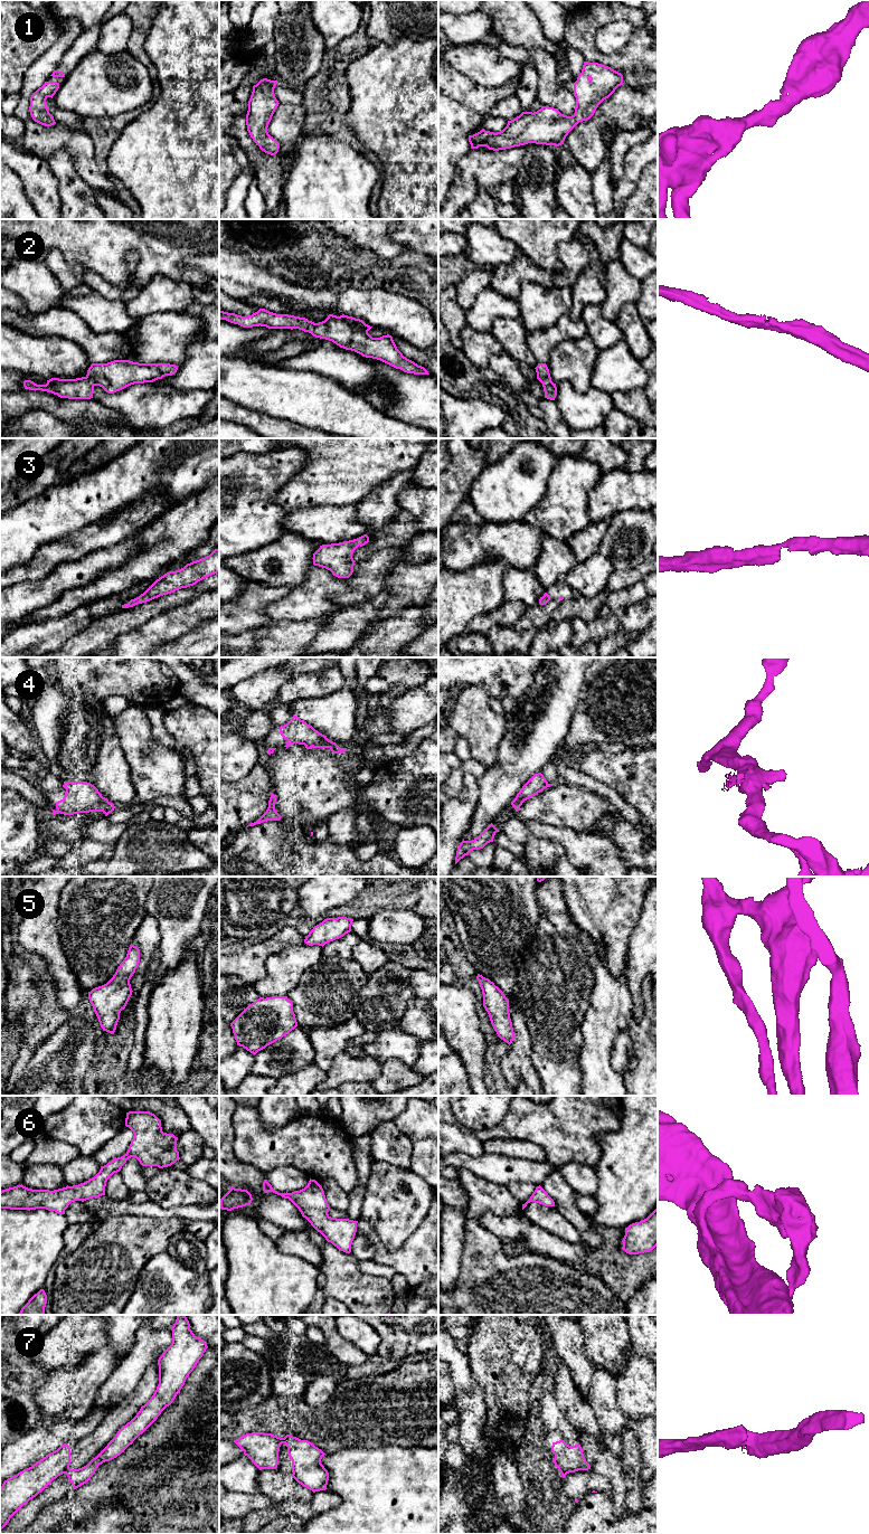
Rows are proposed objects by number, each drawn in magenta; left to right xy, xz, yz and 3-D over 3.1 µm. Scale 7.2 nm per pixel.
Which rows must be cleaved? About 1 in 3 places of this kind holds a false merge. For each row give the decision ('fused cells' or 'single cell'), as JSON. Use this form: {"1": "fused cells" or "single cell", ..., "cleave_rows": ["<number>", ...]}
{"1": "single cell", "2": "single cell", "3": "single cell", "4": "single cell", "5": "single cell", "6": "single cell", "7": "fused cells", "cleave_rows": ["7"]}

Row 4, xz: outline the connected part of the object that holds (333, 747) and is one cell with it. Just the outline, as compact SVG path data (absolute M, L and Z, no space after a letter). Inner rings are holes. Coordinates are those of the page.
M293 716L286 725L281 726L280 732L287 740L284 746L286 748L299 744L304 745L306 749L329 748L333 754L347 751L347 748L340 748L336 742L329 740L327 736L320 733L296 716Z

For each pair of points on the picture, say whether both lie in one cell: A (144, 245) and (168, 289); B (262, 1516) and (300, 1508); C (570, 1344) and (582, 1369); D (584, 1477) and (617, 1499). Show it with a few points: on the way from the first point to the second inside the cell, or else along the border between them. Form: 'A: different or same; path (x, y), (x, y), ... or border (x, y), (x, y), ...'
A: different; border (187, 281), (153, 276), (140, 290)
B: same; path (271, 1514), (280, 1508), (291, 1508)
C: same; path (570, 1350), (577, 1363)
D: different; border (594, 1471), (608, 1483), (610, 1494)

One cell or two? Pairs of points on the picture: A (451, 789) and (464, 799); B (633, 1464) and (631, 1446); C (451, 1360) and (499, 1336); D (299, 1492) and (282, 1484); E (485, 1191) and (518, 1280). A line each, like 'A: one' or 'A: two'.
A: two
B: one
C: two
D: one
E: one

